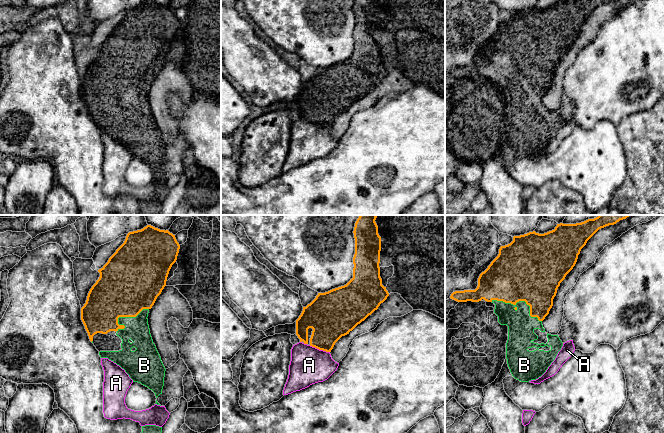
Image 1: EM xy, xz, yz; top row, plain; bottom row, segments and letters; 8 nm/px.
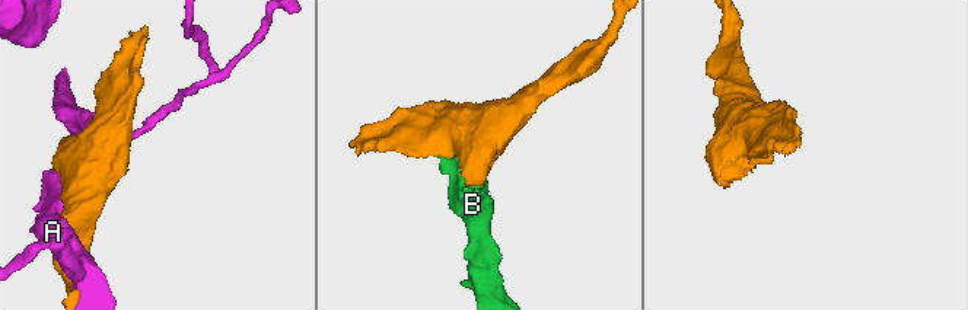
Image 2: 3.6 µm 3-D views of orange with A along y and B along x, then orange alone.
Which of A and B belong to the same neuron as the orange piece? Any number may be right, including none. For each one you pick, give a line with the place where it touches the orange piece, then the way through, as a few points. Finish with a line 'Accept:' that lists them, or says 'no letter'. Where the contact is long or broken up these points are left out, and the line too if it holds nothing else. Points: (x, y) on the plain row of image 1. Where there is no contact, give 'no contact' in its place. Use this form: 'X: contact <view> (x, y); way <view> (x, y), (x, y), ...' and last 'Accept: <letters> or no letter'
B: contact yz (520, 76)
Accept: B

